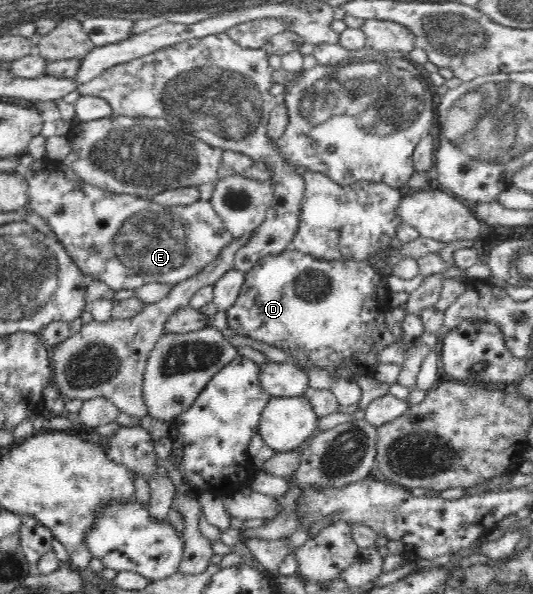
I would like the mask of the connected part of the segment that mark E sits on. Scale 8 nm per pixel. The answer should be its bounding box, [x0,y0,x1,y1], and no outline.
[22,158,233,290]

